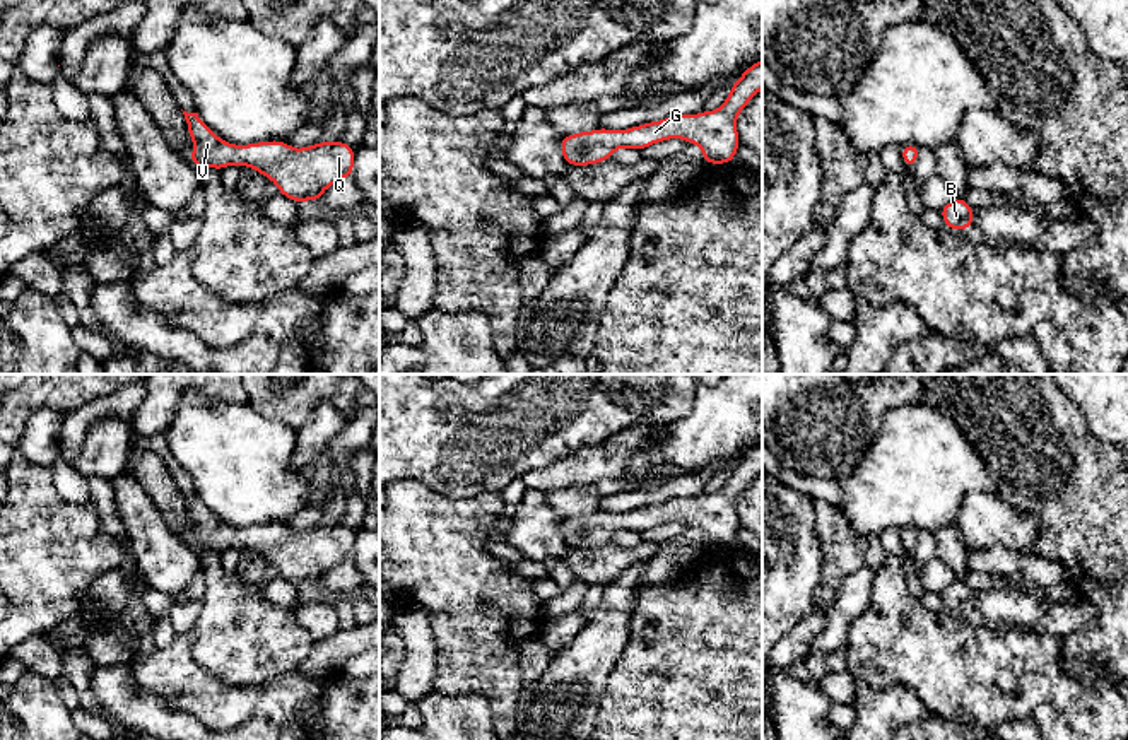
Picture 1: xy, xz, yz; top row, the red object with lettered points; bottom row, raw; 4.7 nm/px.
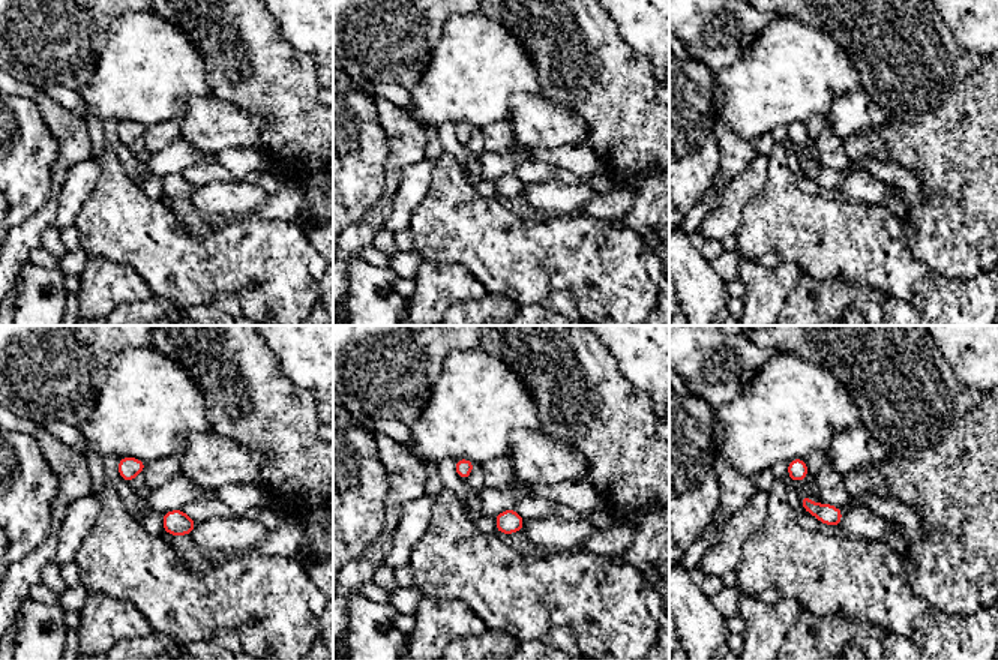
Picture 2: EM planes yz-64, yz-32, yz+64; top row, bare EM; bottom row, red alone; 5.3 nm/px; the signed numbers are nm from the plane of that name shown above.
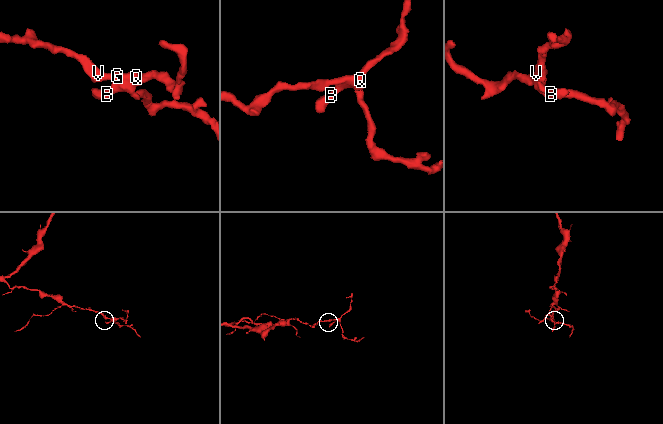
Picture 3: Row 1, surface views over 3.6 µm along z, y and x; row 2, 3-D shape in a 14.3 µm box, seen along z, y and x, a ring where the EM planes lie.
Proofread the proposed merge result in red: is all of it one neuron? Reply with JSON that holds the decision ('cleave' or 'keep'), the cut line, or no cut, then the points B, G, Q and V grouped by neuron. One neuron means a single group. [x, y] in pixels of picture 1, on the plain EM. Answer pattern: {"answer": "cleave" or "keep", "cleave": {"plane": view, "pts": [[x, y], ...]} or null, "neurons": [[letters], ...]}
{"answer": "keep", "cleave": null, "neurons": [["B", "G", "Q", "V"]]}

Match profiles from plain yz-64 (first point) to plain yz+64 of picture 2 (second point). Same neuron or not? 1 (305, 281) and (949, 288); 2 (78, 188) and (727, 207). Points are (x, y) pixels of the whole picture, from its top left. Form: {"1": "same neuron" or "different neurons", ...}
{"1": "same neuron", "2": "same neuron"}

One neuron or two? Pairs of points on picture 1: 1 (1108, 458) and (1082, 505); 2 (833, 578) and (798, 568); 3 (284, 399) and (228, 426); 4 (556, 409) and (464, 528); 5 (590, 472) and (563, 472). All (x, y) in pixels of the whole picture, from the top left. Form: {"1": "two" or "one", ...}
{"1": "one", "2": "two", "3": "two", "4": "two", "5": "one"}

